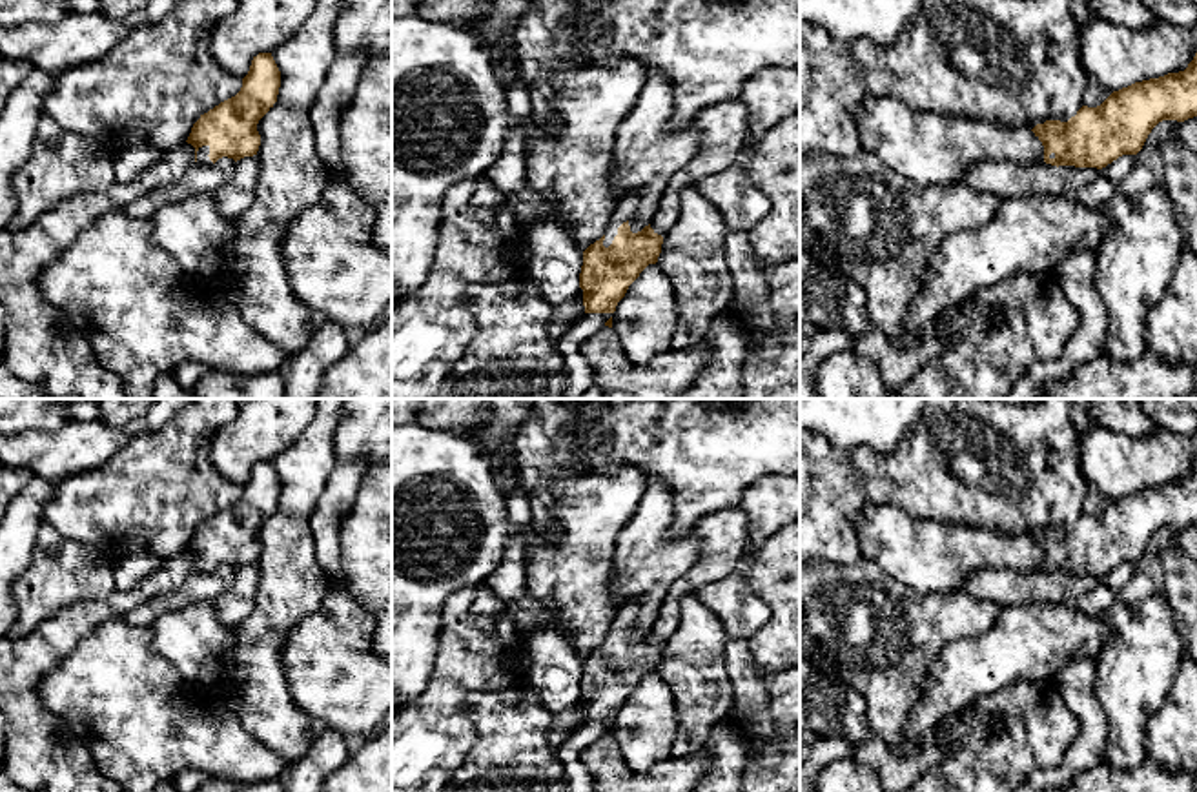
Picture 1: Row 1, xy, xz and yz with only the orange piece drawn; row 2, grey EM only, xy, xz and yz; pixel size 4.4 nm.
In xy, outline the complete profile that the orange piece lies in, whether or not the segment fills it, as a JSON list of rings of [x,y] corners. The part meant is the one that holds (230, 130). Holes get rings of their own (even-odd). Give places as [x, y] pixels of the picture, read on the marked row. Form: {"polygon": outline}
{"polygon": [[[271,53],[253,56],[240,91],[193,124],[186,142],[195,147],[195,162],[211,166],[222,157],[237,162],[257,155],[257,124],[277,102],[279,87],[281,71]]]}

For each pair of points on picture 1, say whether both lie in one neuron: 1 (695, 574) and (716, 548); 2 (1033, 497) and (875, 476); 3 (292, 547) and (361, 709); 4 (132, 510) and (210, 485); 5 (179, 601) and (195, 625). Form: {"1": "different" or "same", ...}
{"1": "same", "2": "same", "3": "different", "4": "same", "5": "different"}

